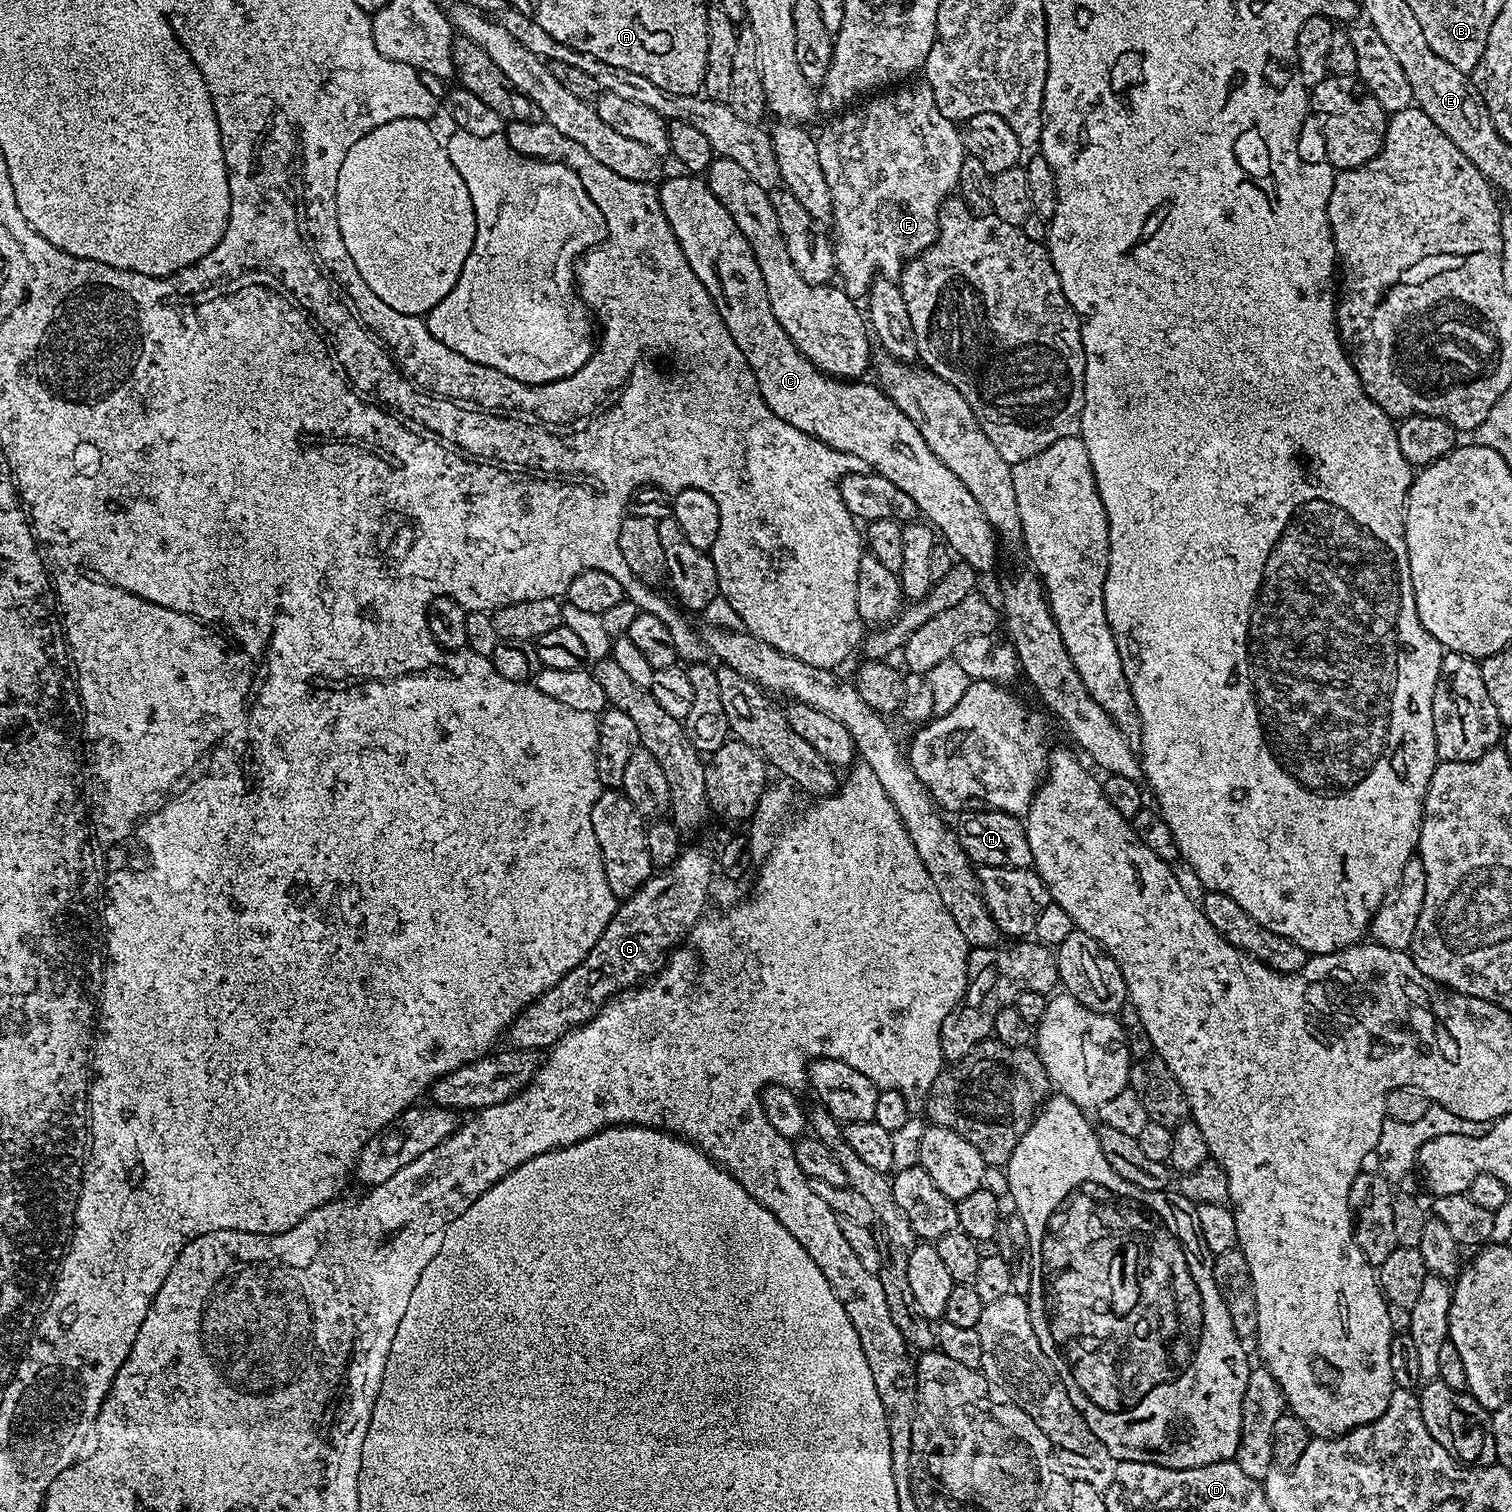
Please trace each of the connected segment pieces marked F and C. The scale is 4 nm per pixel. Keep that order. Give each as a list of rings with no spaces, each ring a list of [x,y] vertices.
[[[908,82],[903,86],[893,87],[883,94],[873,95],[869,99],[872,101],[865,108],[853,107],[851,110],[848,110],[853,110],[853,112],[845,111],[843,114],[840,114],[845,114],[845,116],[840,116],[837,120],[830,121],[816,136],[818,162],[822,166],[822,174],[826,174],[826,186],[830,186],[830,198],[832,199],[830,227],[836,231],[836,238],[834,234],[836,272],[838,273],[838,280],[840,276],[841,281],[839,280],[839,283],[842,285],[844,291],[853,298],[867,297],[868,290],[877,274],[899,273],[905,262],[925,252],[936,241],[937,236],[940,234],[940,207],[944,205],[945,200],[949,199],[957,191],[959,170],[966,155],[961,129],[953,121],[945,118],[942,110],[938,110],[938,102],[934,102],[934,90],[930,90],[927,82],[919,82],[920,84],[912,83]]]
[[[676,176],[668,181],[665,179],[659,185],[661,186],[658,189],[659,211],[668,220],[669,229],[675,234],[678,247],[683,250],[688,265],[692,267],[698,279],[709,286],[715,285],[715,280],[720,283],[720,288],[711,289],[712,301],[715,302],[722,322],[734,338],[738,350],[742,350],[758,382],[758,390],[766,406],[770,406],[770,410],[774,410],[774,414],[778,414],[782,422],[790,422],[790,426],[826,442],[826,446],[858,458],[865,469],[894,482],[898,490],[902,490],[907,497],[913,499],[917,513],[932,525],[943,543],[945,540],[957,552],[955,555],[959,559],[966,561],[977,573],[984,574],[990,571],[996,564],[998,540],[990,522],[986,522],[986,514],[982,514],[982,508],[978,506],[978,502],[974,502],[970,490],[962,486],[962,482],[954,475],[954,470],[949,470],[947,466],[942,466],[942,462],[938,462],[938,458],[926,446],[922,434],[918,434],[914,422],[910,422],[906,414],[902,414],[902,410],[894,406],[892,399],[879,386],[872,382],[867,384],[867,379],[864,378],[827,376],[821,368],[813,366],[797,350],[786,330],[782,330],[778,318],[774,318],[774,310],[770,308],[770,302],[766,298],[762,270],[758,270],[758,262],[754,258],[752,247],[738,230],[734,218],[730,218],[728,211],[718,202],[718,198],[708,189],[703,179],[692,178],[688,184],[689,177],[684,176]]]

